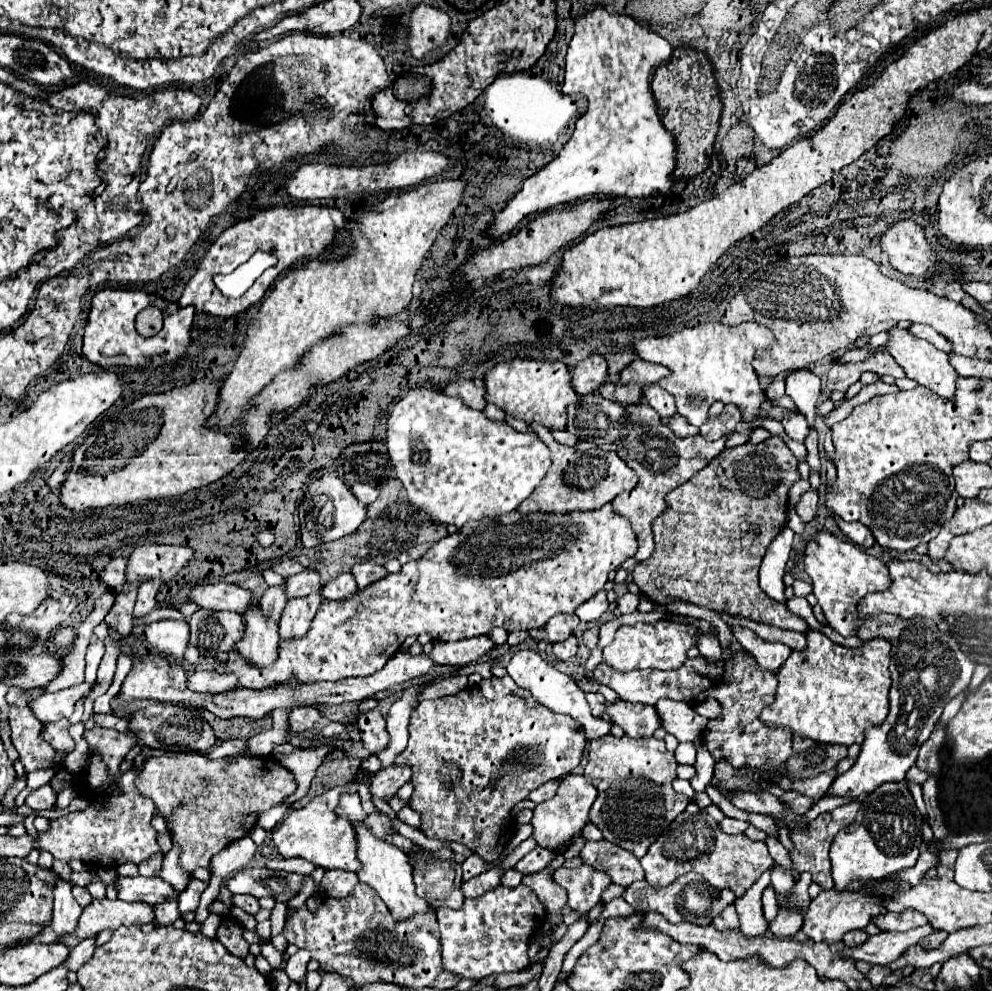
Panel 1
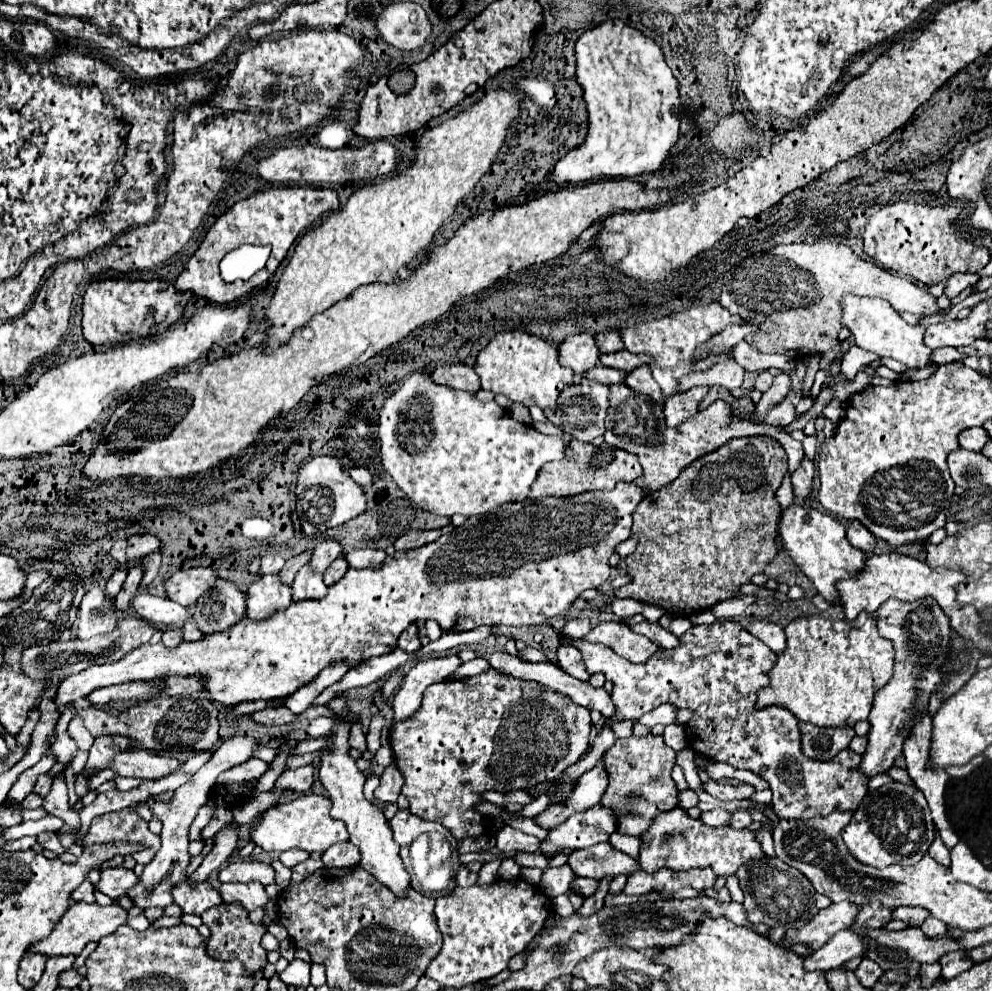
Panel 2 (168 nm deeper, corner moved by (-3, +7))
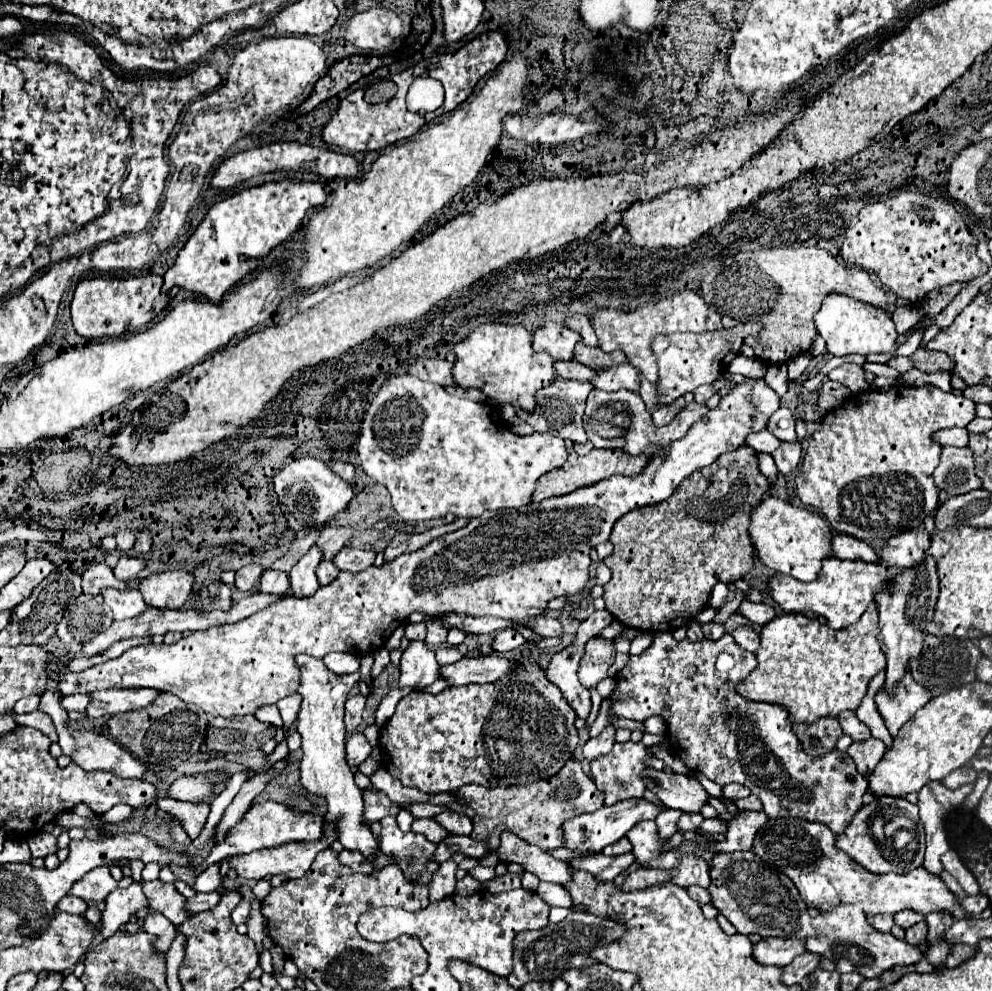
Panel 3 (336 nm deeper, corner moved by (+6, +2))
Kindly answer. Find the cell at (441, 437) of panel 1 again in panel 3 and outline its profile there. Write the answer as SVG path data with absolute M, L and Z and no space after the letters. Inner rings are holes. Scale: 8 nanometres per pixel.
M398 375L390 377L370 403L360 429L358 455L366 475L390 491L392 505L402 521L428 521L440 519L446 513L472 519L490 509L530 503L538 477L564 465L566 447L560 437L548 433L524 437L512 433L498 409L488 403L458 399L448 395L440 385L420 381L412 375Z

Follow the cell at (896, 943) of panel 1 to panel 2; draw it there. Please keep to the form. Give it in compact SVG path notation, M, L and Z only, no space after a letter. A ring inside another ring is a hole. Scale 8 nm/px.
M841 930L835 936L831 936L823 948L807 956L803 960L803 968L807 972L811 970L827 972L843 966L853 956L863 956L863 952L865 952L865 938L857 936L851 930Z

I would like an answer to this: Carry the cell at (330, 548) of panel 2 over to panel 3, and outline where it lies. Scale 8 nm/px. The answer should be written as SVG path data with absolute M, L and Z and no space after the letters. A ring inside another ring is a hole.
M324 527L316 541L316 545L320 545L322 551L322 561L332 561L336 553L348 545L350 537L352 537L350 527Z

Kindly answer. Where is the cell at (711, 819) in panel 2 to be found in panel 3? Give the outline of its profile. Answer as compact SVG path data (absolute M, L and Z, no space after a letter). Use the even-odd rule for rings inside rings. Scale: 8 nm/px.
M684 813L680 817L680 821L678 821L678 827L682 831L698 831L700 825L702 825L702 821L704 821L702 813Z

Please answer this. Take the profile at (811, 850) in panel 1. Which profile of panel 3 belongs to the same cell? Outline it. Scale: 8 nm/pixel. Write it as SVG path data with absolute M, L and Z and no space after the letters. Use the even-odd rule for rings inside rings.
M792 817L792 819L770 819L758 831L758 835L754 839L754 853L760 855L762 861L768 861L768 865L772 865L774 869L776 869L776 865L780 865L778 869L782 873L786 873L794 881L794 885L798 887L798 891L800 891L802 899L806 901L806 905L816 907L820 911L828 911L830 907L836 907L840 903L862 903L866 915L878 915L878 913L892 913L894 915L898 911L912 909L912 911L918 911L922 915L946 911L946 913L952 913L954 919L968 919L968 921L972 921L972 917L968 917L964 913L964 907L962 907L960 899L946 887L946 883L940 877L928 873L924 867L916 867L912 873L906 873L906 875L896 875L896 873L876 875L876 873L866 871L858 863L854 863L846 853L838 851L834 847L834 839L836 839L836 835L824 823L808 823L808 821L798 819L798 817Z

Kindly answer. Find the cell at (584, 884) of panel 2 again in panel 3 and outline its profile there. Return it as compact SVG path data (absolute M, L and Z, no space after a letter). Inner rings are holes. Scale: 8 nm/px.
M540 883L536 893L548 903L548 905L556 905L556 907L570 907L572 905L572 895L566 891L564 885L556 885L556 883Z

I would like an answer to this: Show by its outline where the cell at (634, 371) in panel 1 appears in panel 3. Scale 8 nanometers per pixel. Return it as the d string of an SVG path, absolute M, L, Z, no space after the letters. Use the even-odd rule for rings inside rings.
M584 343L576 345L574 359L582 365L588 365L592 369L608 369L618 363L626 363L626 355L621 350L606 353L602 349L590 349Z

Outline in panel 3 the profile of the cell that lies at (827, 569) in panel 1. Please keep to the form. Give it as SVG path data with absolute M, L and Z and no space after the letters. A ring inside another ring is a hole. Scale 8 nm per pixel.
M764 497L764 501L752 511L750 535L756 555L764 565L804 583L816 581L820 563L832 557L832 531L828 523L816 511L794 507L778 497Z

